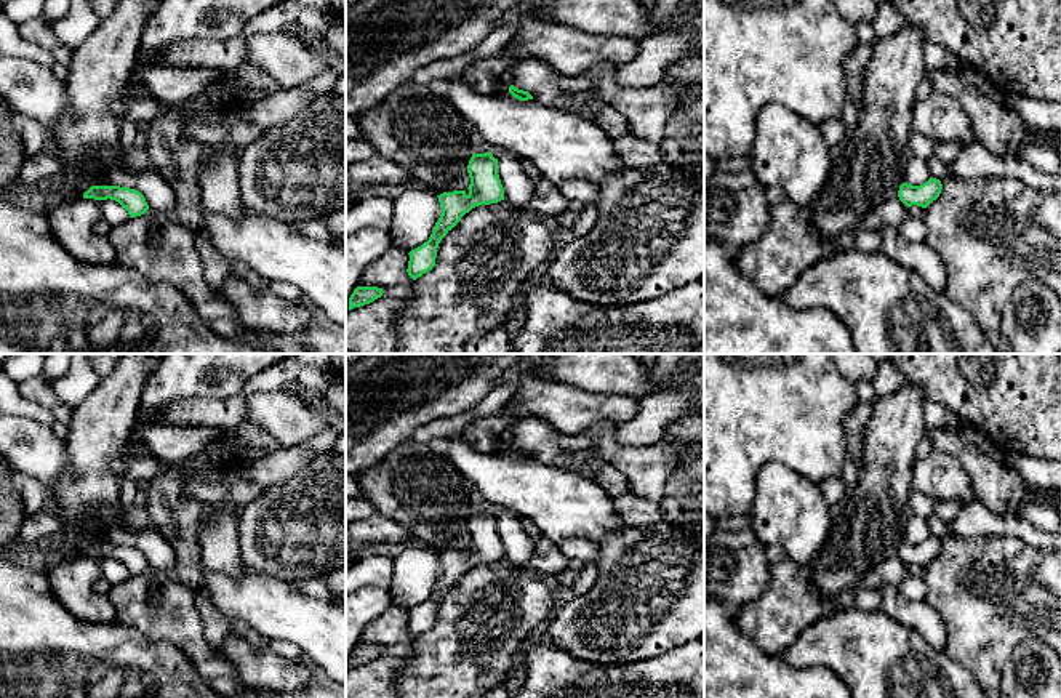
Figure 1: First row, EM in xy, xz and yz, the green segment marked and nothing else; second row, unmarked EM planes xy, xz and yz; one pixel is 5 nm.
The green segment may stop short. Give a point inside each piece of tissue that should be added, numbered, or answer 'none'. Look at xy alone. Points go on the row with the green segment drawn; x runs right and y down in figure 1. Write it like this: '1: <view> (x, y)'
none

